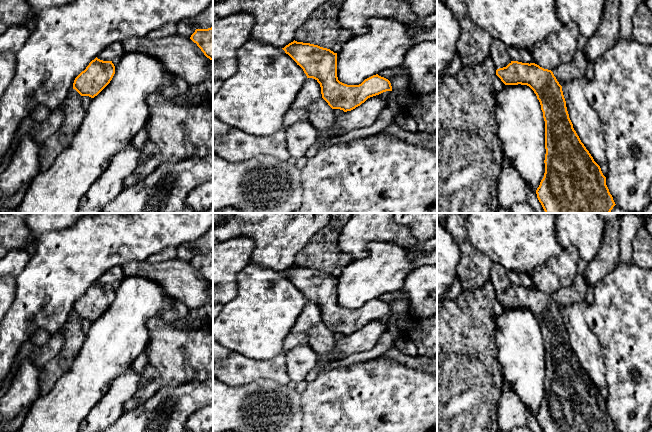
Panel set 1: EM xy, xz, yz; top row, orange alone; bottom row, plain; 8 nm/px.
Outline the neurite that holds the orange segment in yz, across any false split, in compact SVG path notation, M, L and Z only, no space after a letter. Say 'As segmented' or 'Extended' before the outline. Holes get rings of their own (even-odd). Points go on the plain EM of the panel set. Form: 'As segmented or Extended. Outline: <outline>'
As segmented. Outline: M511 285L506 291L496 294L496 299L505 309L527 309L537 320L540 326L545 345L545 397L536 414L537 422L543 432L613 432L616 428L606 409L606 401L600 390L581 366L573 352L566 331L562 310L557 305L553 296L544 293L535 287L522 287Z

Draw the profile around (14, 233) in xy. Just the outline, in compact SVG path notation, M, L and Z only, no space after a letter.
M0 213L0 260L13 249L32 250L35 241L26 225L27 213Z

